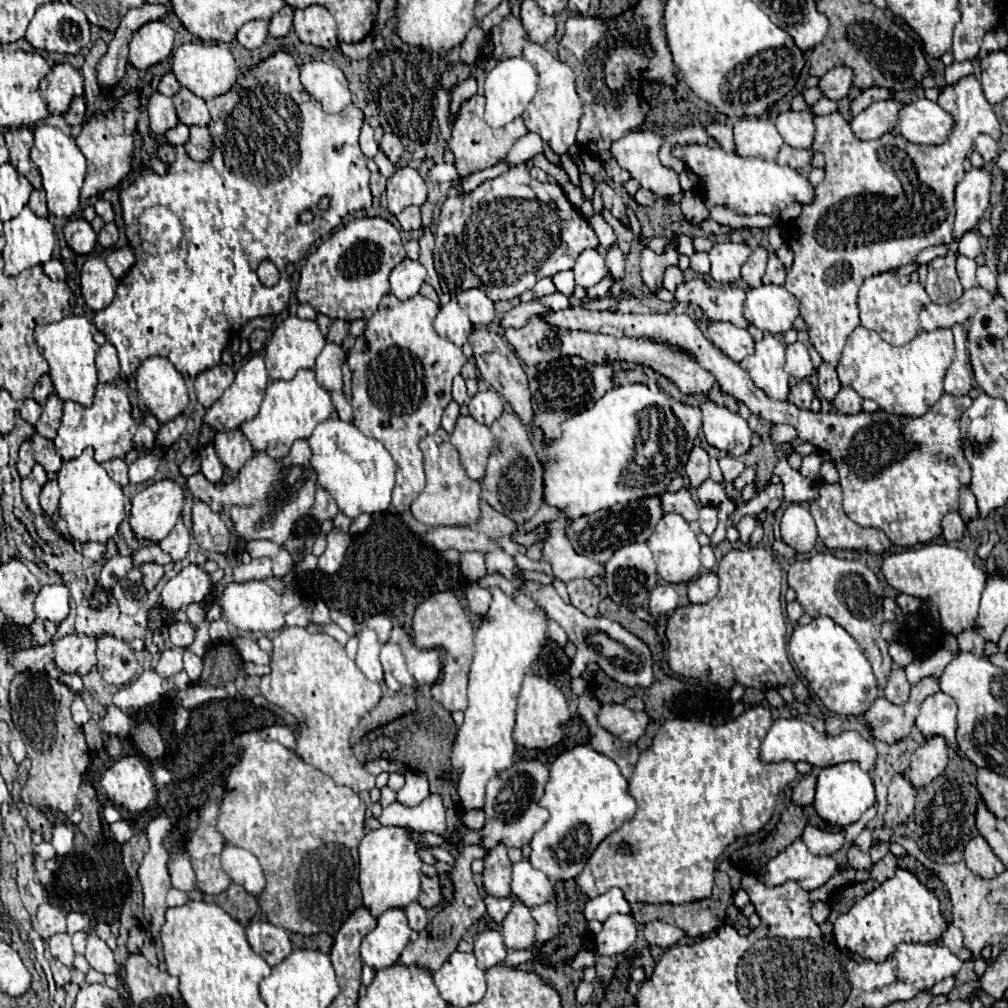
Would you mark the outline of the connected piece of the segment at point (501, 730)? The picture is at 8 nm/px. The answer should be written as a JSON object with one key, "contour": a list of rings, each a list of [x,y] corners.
{"contour":[[[498,587],[492,589],[492,605],[484,615],[480,629],[476,631],[476,649],[468,683],[468,709],[464,711],[464,723],[458,729],[450,763],[458,773],[456,791],[464,811],[480,809],[484,805],[486,783],[510,769],[514,763],[516,743],[512,739],[516,699],[520,693],[522,677],[530,671],[540,649],[546,643],[544,611],[526,595],[520,587],[514,597],[504,595]]]}

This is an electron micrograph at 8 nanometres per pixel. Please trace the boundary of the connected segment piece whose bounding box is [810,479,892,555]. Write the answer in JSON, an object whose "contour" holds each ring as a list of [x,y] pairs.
{"contour":[[[818,481],[816,483],[818,489],[818,499],[810,501],[810,513],[814,515],[816,527],[818,527],[818,535],[824,541],[824,545],[832,551],[832,549],[842,549],[842,551],[868,551],[872,555],[882,555],[886,551],[892,549],[892,541],[888,539],[888,535],[880,529],[864,529],[860,525],[856,525],[844,511],[842,511],[842,489],[838,483],[826,483],[826,481]]]}

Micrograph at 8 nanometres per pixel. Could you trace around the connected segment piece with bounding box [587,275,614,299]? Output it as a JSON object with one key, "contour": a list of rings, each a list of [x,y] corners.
{"contour":[[[607,275],[598,284],[587,289],[587,296],[591,299],[605,297],[613,283],[614,280]]]}

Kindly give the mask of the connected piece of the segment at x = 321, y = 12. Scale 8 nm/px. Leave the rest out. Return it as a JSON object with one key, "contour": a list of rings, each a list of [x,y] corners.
{"contour":[[[320,5],[294,11],[294,31],[302,43],[318,45],[324,49],[334,49],[336,39],[336,21]]]}

